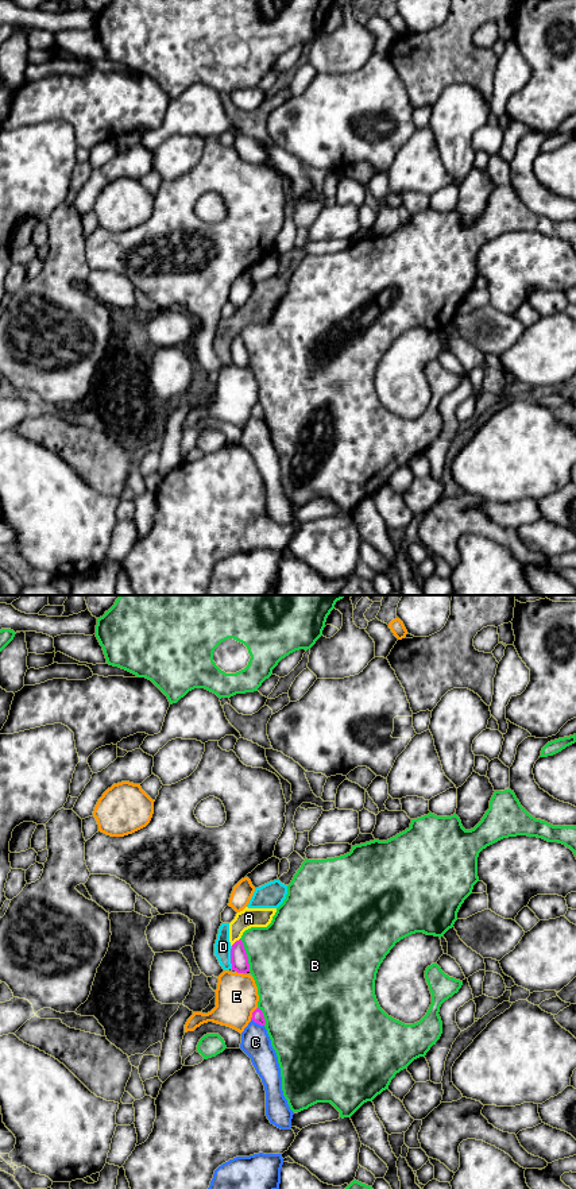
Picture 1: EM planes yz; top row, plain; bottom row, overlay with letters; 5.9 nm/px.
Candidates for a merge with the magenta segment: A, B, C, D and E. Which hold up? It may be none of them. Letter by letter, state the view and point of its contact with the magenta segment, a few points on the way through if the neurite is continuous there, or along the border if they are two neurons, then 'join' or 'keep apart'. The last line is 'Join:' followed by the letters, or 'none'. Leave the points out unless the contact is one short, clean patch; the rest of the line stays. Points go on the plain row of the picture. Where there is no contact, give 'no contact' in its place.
A: yz (236, 336) | along yz (239, 334), (231, 340) | keep apart
B: yz (246, 350) | keep apart
C: yz (258, 419) | keep apart
D: yz (231, 352) | along yz (232, 342), (231, 363) | keep apart
E: yz (252, 409) | keep apart
Join: none

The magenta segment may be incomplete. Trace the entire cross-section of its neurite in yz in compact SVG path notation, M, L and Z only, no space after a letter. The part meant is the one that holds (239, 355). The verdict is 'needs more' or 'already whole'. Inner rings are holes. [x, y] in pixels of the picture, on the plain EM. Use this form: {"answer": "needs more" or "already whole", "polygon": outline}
{"answer": "already whole", "polygon": "M241 335L236 336L232 340L231 359L232 359L232 366L236 366L237 368L250 367L248 352L247 352L247 348L246 348Z"}

